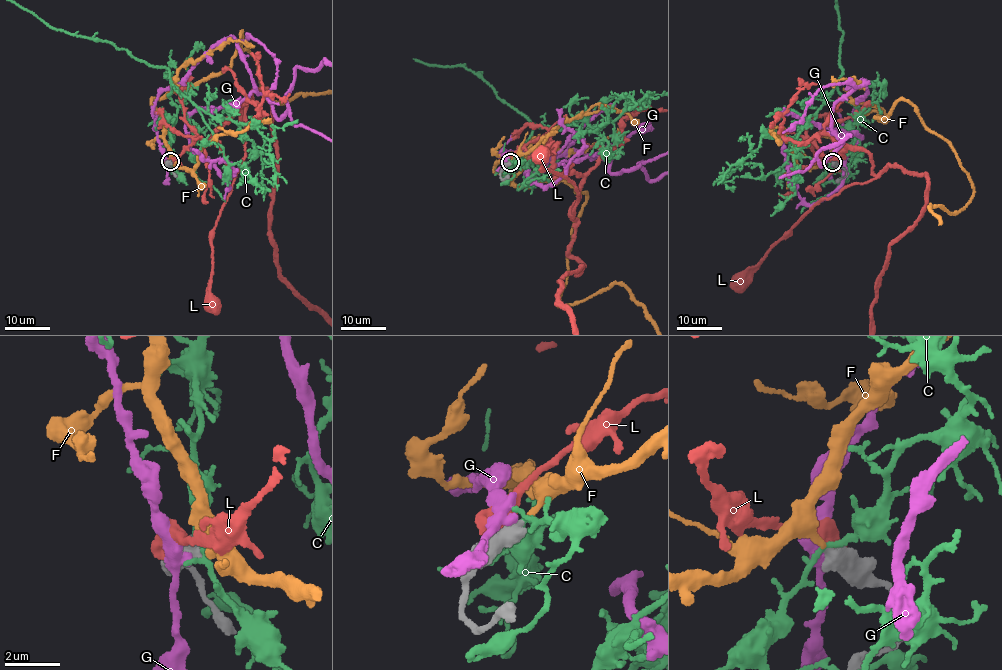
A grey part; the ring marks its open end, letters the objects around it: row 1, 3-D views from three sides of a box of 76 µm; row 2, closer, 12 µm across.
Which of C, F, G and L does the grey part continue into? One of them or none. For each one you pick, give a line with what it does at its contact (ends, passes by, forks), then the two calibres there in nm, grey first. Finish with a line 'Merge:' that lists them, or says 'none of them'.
F: It ends there. Thickness 500 nm (grey) against 220 nm
Merge: F

